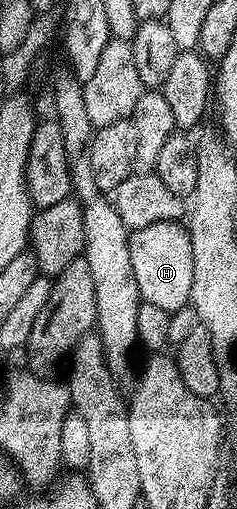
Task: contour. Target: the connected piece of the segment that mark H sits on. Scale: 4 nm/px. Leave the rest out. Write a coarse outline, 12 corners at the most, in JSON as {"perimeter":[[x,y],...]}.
{"perimeter":[[180,221],[128,234],[141,301],[192,299],[194,251]]}

